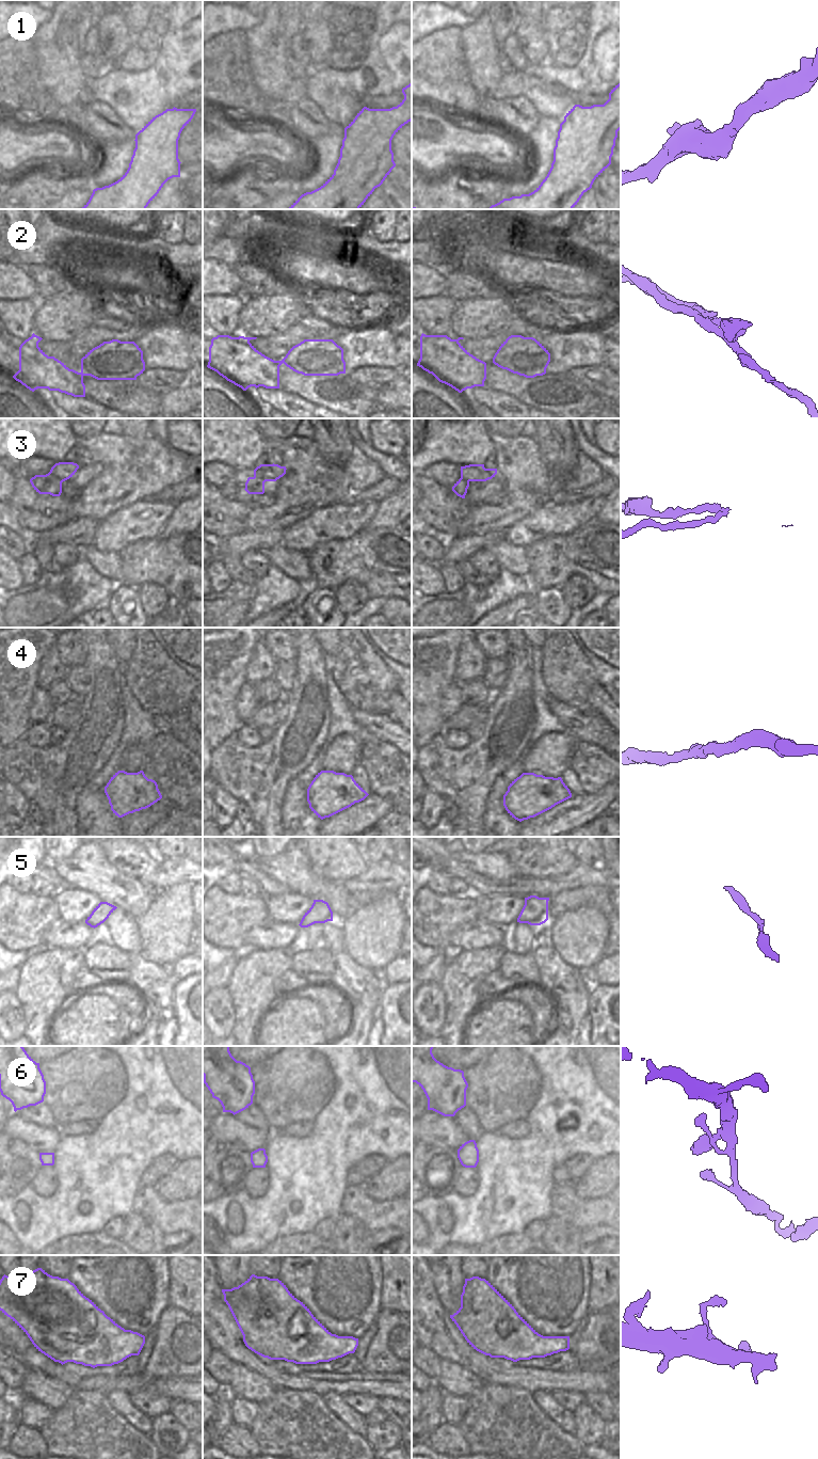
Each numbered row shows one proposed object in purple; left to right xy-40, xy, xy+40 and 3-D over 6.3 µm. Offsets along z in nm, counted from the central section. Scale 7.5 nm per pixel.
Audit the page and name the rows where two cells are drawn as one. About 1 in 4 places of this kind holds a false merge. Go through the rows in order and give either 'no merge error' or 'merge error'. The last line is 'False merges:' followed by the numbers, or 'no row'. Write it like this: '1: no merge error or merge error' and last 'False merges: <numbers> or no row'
1: no merge error
2: merge error
3: merge error
4: no merge error
5: no merge error
6: no merge error
7: no merge error
False merges: 2, 3

